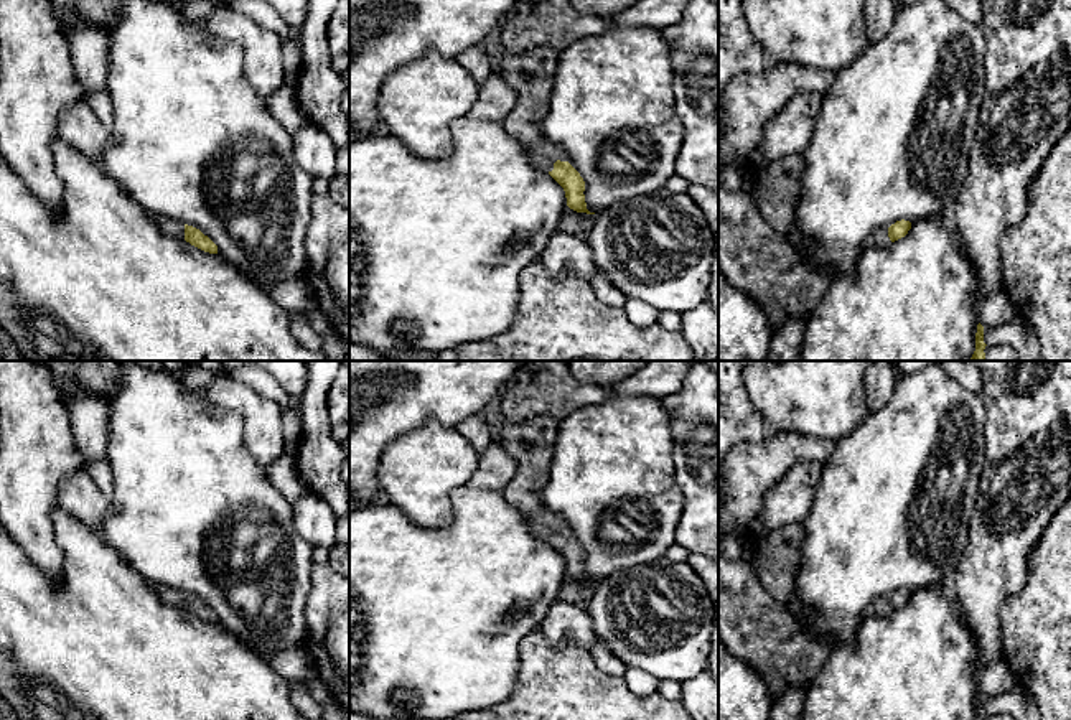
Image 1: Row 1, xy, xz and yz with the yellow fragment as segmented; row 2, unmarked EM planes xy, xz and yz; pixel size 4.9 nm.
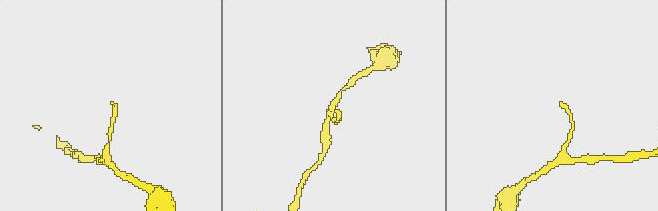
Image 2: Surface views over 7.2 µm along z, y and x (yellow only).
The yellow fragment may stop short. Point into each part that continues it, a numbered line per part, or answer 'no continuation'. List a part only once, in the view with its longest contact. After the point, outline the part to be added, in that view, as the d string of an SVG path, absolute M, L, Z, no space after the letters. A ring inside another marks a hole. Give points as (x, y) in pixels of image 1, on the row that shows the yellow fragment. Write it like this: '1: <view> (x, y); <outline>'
1: xz (531, 73); M493 46L493 51L496 69L517 96L503 124L527 150L532 165L549 173L557 160L565 161L565 155L544 133L560 51L549 46L519 53L504 53Z

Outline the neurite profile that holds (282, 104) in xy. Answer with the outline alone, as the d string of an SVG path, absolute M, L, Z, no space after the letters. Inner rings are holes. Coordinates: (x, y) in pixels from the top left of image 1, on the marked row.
M285 81L283 86L274 94L270 94L265 102L272 115L290 135L297 133L310 122L302 112L297 102L295 89L288 84L288 81Z

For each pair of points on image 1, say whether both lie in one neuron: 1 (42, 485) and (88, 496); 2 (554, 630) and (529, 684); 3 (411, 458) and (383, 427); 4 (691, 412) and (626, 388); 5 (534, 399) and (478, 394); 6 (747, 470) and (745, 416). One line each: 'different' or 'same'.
1: different
2: different
3: different
4: different
5: different
6: different

